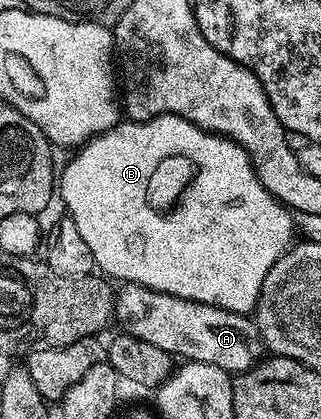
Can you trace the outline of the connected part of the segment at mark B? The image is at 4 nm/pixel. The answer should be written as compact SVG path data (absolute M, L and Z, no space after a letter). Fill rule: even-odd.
M158 115L155 119L146 119L143 123L119 121L102 135L96 135L83 143L71 155L74 156L71 157L70 164L63 171L61 168L56 191L62 195L66 206L65 214L76 223L76 229L80 231L84 244L91 250L95 268L98 271L102 270L103 276L111 275L106 277L111 280L122 279L118 281L123 284L135 283L193 303L219 307L236 315L249 316L253 312L258 304L260 289L264 285L264 277L268 277L268 269L272 269L274 262L284 252L290 250L295 242L296 226L295 216L274 199L272 193L264 189L264 185L260 185L258 174L250 163L250 155L239 143L233 143L230 139L223 139L220 135L200 129L195 123L189 123L179 115Z

